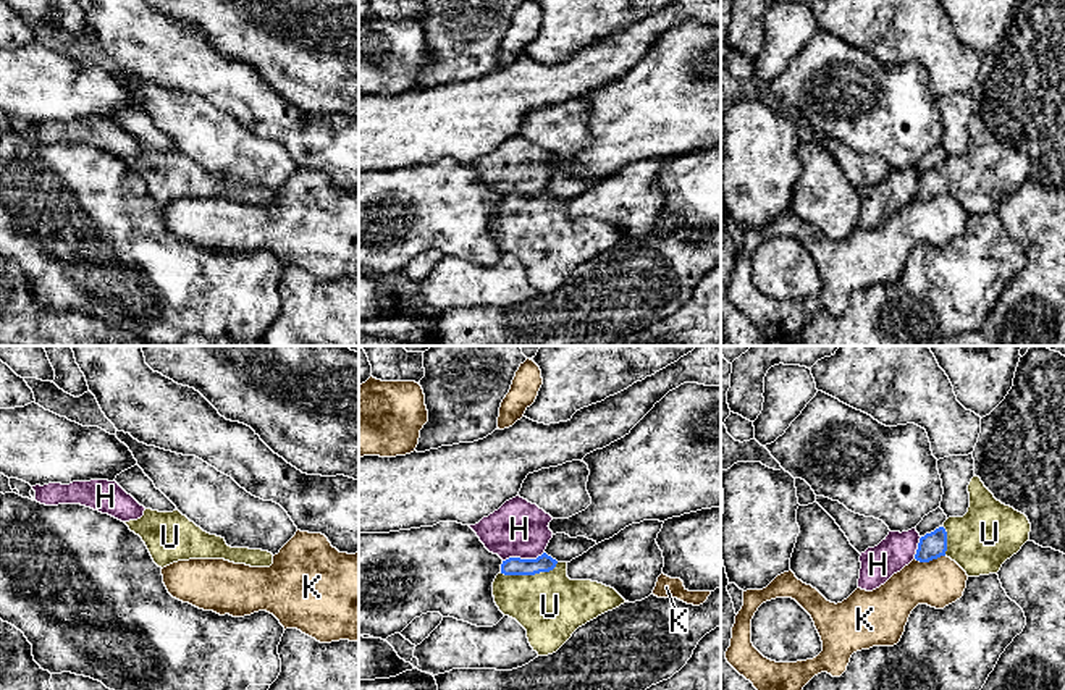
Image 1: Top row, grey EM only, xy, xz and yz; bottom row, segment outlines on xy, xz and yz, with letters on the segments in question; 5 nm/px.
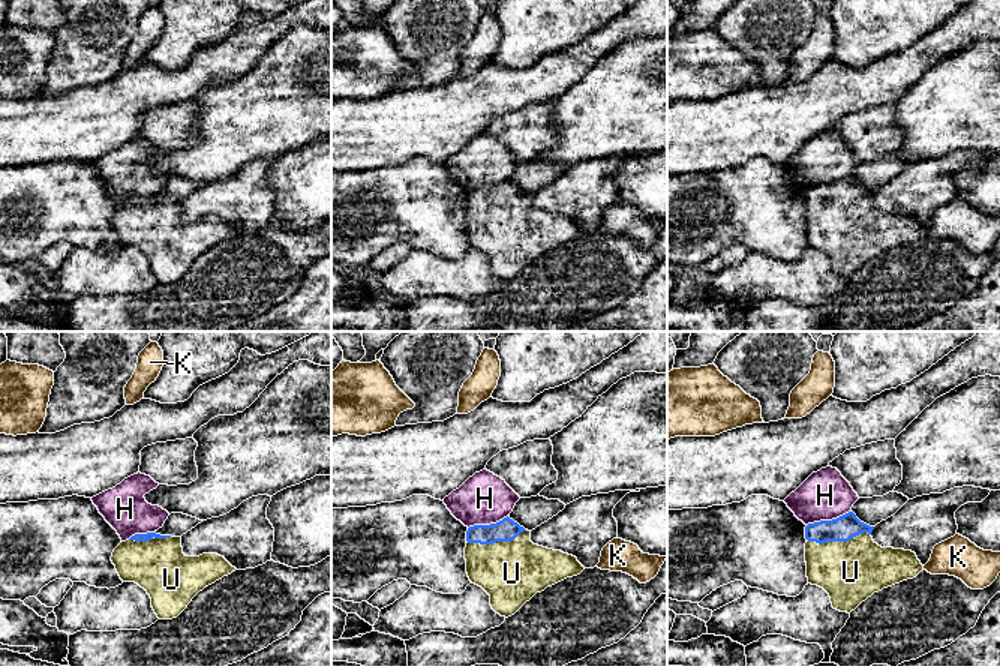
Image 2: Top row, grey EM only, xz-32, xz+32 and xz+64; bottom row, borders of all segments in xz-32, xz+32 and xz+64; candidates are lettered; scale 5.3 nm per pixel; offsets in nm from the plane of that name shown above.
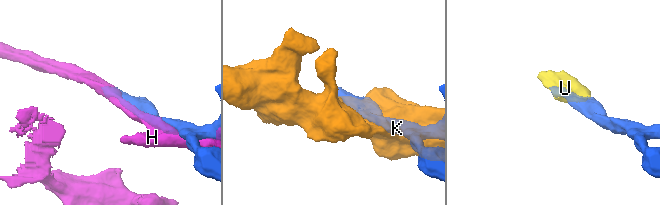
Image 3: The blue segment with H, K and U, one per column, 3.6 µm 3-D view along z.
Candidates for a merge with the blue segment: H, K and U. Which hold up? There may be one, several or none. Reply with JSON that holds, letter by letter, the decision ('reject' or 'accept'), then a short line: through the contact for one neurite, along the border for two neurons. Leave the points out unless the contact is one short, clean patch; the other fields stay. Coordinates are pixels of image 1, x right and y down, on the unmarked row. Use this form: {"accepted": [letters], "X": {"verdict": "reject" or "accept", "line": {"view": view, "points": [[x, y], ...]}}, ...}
{"accepted": ["U"], "H": {"verdict": "reject"}, "K": {"verdict": "reject"}, "U": {"verdict": "accept"}}

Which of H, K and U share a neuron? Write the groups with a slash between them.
H / K / U

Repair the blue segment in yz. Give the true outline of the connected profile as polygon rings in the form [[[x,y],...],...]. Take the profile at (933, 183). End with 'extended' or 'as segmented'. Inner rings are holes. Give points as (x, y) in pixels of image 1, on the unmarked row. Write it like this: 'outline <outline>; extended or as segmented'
outline [[[976,113],[968,131],[968,150],[949,155],[942,165],[921,175],[915,197],[929,200],[947,194],[968,215],[997,212],[1029,178],[1031,162],[1025,152],[997,139]]]; extended

